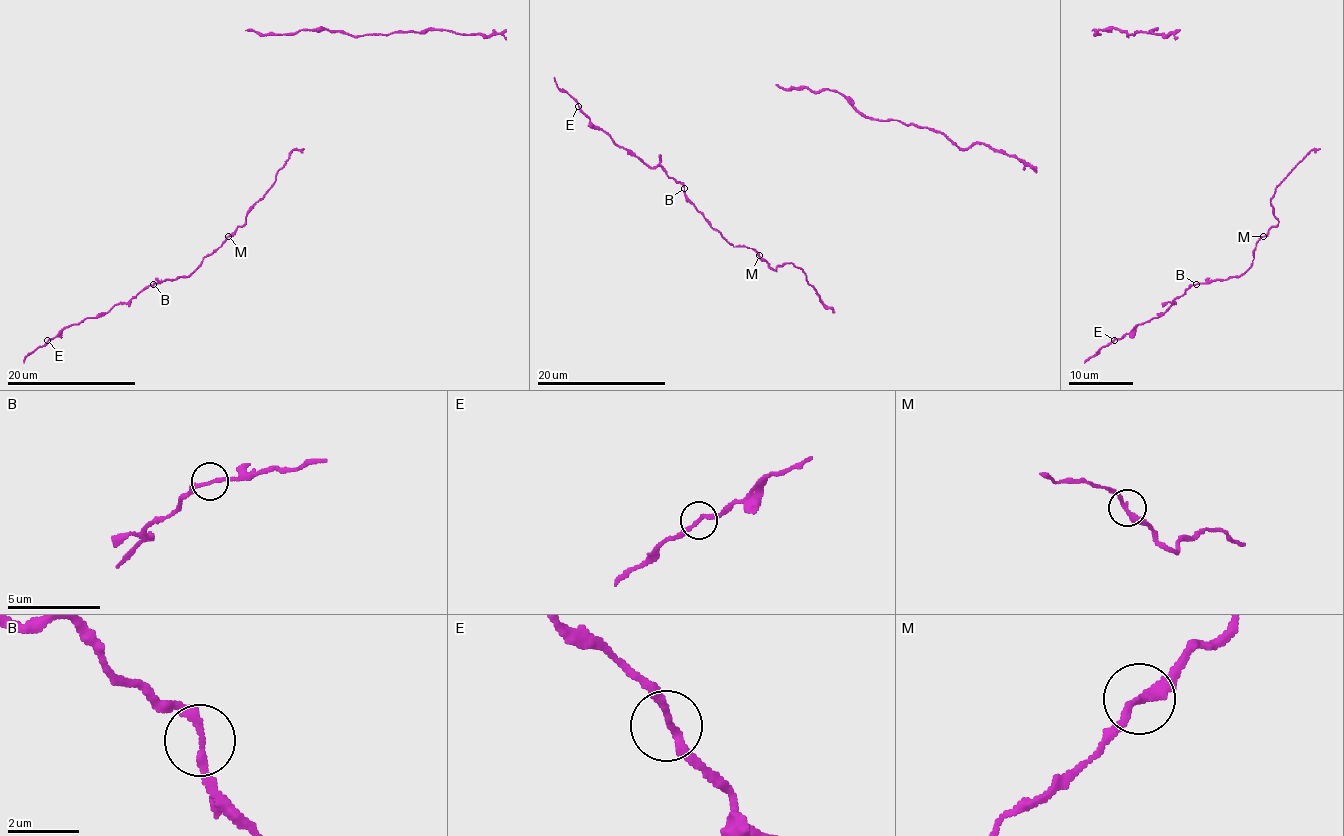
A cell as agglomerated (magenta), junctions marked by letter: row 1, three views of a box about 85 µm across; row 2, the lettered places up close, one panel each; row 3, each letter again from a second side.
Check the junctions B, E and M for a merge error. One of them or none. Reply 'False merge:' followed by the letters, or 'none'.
False merge: none

